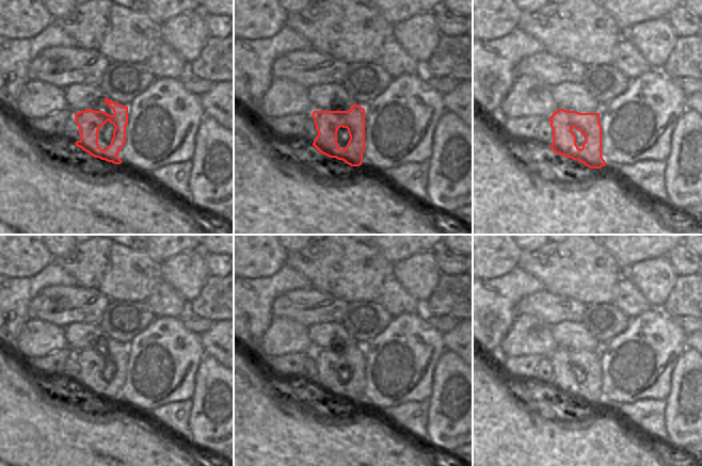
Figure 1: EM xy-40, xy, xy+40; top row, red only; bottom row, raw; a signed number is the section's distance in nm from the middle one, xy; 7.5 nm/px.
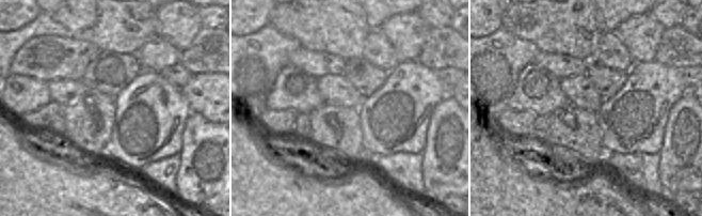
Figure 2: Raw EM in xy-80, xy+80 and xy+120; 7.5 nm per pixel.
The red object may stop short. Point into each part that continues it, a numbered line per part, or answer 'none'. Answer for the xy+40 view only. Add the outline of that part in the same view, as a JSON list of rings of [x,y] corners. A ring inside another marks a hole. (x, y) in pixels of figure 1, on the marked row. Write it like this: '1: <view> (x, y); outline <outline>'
1: xy+40 (579, 138); outline [[[573,128],[572,131],[576,135],[576,144],[577,144],[578,148],[579,149],[583,148],[581,144],[585,142],[585,138],[584,138],[583,133],[575,128]]]

